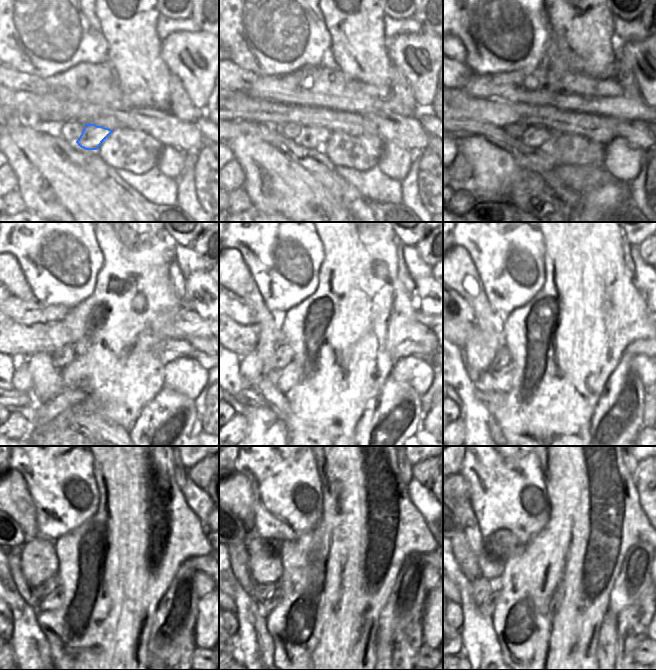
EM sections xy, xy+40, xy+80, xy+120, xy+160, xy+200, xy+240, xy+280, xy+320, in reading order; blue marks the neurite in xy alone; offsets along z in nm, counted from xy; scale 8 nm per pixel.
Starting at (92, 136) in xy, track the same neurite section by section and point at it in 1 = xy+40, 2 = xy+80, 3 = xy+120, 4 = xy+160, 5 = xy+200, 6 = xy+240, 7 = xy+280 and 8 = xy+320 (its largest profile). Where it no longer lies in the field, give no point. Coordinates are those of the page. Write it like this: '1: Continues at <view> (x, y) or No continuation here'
1: Continues at xy+40 (311, 136)
2: Continues at xy+80 (535, 136)
3: Continues at xy+120 (74, 375)
4: Continues at xy+160 (284, 379)
5: Continues at xy+200 (501, 380)
6: Continues at xy+240 (52, 601)
7: Continues at xy+280 (271, 601)
8: Continues at xy+320 (487, 607).

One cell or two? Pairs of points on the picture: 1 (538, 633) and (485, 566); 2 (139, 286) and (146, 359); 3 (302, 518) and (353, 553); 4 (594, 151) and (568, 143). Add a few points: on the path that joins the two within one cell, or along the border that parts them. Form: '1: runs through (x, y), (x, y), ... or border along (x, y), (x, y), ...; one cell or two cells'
1: border along (504, 562), (504, 572), (496, 582); two cells
2: runs through (132, 304), (132, 337), (136, 341); one cell
3: border along (322, 504), (321, 518), (308, 531), (293, 539); two cells
4: runs through (588, 151), (574, 149); one cell

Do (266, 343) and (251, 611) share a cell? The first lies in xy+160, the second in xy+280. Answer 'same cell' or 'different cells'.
different cells

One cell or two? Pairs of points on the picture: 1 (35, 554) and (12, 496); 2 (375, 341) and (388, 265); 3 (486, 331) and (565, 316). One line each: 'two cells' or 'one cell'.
1: one cell
2: one cell
3: two cells

